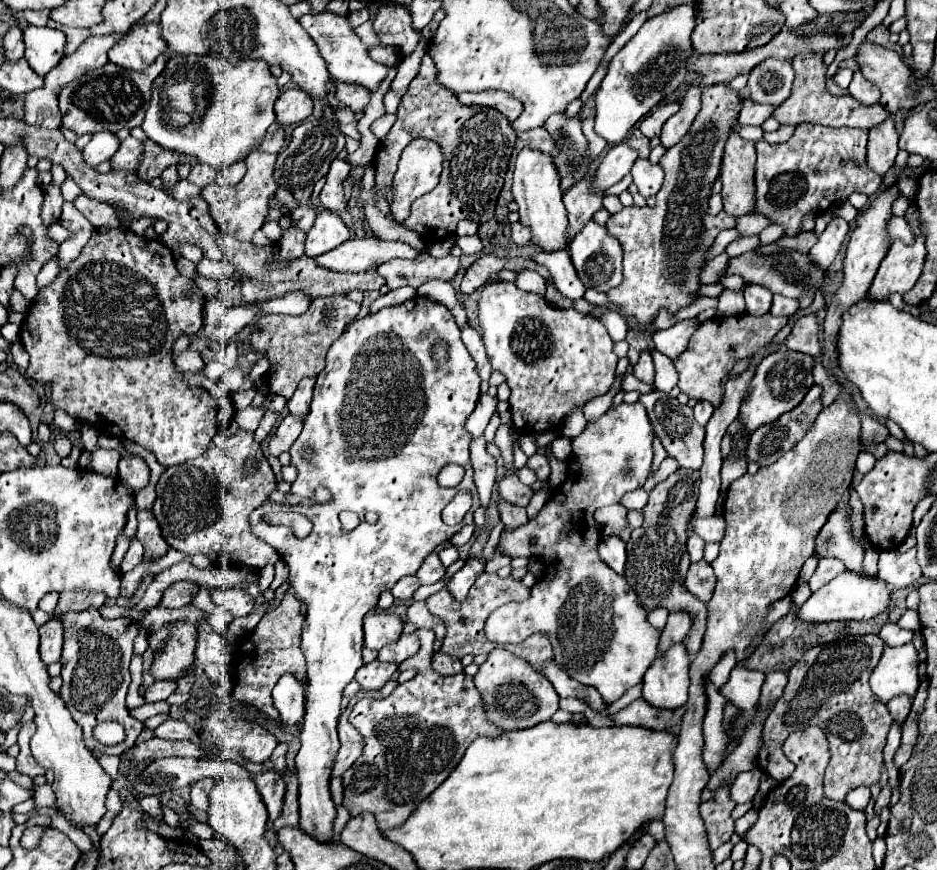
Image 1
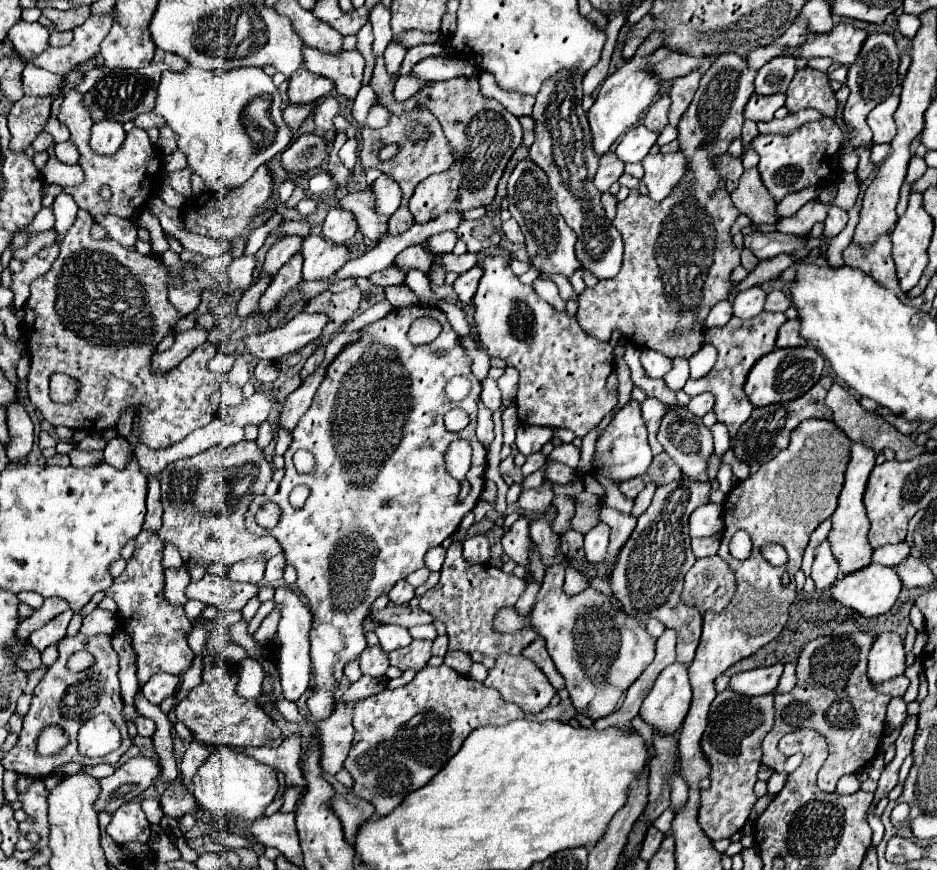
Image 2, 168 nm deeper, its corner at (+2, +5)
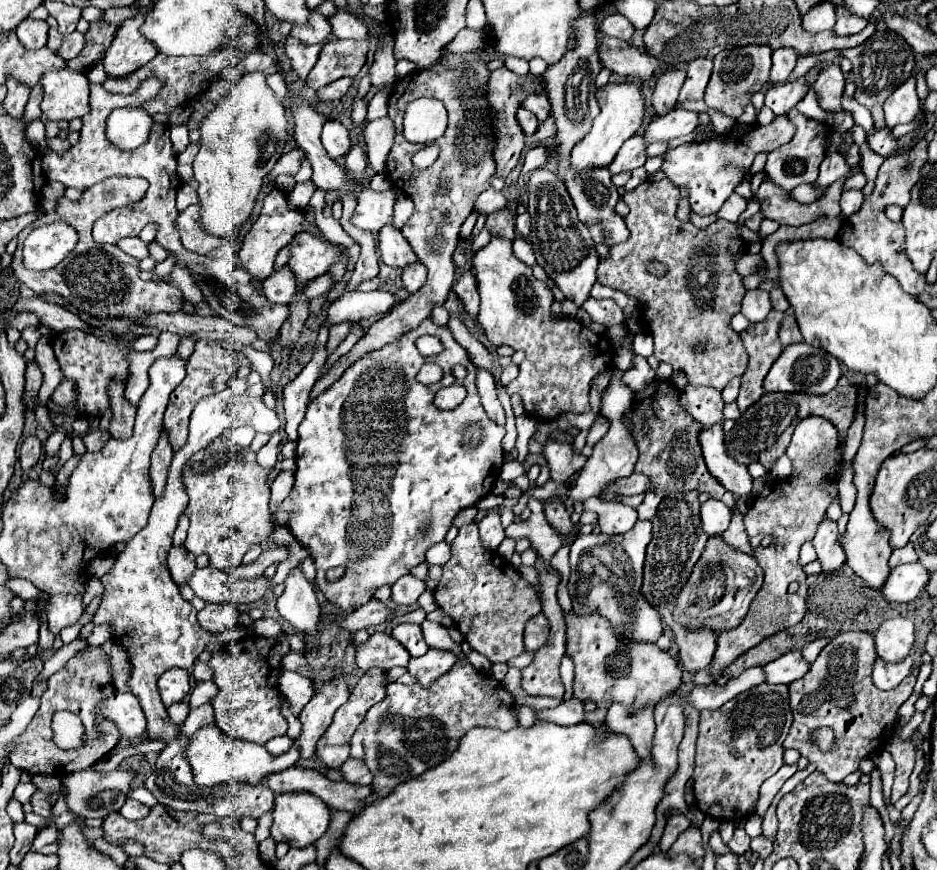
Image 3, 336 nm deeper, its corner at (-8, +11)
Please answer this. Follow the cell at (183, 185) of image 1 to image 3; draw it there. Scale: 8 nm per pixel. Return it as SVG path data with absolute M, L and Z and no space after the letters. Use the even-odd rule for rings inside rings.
M184 184L184 186L178 190L178 198L176 198L176 208L178 208L178 212L182 212L186 206L196 204L196 202L198 202L196 188L190 186L190 184Z

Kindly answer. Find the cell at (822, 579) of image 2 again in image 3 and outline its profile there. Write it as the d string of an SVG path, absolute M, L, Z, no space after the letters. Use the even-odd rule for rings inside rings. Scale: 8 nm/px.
M824 518L820 522L812 544L818 552L818 560L820 560L824 572L832 572L846 562L846 554L838 544L838 528L836 528L834 520Z

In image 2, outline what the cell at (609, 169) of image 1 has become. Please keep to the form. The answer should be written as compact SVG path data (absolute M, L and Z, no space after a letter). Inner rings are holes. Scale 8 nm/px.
M638 124L638 126L630 128L624 134L624 138L620 140L620 144L618 144L618 148L616 148L614 154L622 162L626 162L626 164L628 162L640 162L648 154L648 150L656 142L656 138L658 138L656 132L652 132L652 130L644 128L642 124Z

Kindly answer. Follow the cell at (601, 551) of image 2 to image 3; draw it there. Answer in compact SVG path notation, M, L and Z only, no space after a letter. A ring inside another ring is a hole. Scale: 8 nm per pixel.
M588 498L584 506L598 514L598 526L602 528L604 534L628 532L638 520L636 510L622 502L606 502L600 498Z

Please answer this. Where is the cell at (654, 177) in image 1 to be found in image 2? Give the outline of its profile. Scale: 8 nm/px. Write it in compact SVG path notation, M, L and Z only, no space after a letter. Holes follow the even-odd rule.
M648 154L642 160L644 166L644 178L642 182L648 188L648 196L656 202L664 200L668 192L678 184L678 180L684 176L686 158L684 154Z

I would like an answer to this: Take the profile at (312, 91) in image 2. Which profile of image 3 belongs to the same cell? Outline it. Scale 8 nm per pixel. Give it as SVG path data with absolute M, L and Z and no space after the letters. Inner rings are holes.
M332 38L320 52L318 62L308 74L306 84L314 90L340 80L344 76L356 78L368 56L368 40L338 40Z

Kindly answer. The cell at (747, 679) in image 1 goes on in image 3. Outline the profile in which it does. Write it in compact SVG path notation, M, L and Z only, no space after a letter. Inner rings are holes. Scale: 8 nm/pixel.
M798 650L788 652L782 658L764 666L768 684L790 684L790 682L802 678L808 670L810 670L810 664L804 660L802 652L798 652Z

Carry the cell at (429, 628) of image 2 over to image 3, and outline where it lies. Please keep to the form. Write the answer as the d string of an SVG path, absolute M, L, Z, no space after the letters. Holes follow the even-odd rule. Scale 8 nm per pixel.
M424 620L424 622L422 622L422 632L424 632L426 644L428 644L430 648L448 650L448 652L454 652L456 656L462 652L462 650L460 650L460 644L456 644L456 642L450 638L448 628L444 628L442 624L438 624L438 622L430 622L430 620Z

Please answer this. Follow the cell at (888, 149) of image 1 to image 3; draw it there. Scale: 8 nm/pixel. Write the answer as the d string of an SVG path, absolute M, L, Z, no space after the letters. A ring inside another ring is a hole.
M910 76L884 102L886 126L894 128L896 124L912 122L912 120L916 120L918 112L920 112L920 98L916 94L916 78Z

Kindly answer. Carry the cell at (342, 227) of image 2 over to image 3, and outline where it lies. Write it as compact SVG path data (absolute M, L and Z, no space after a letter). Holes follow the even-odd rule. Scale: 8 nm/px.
M366 188L358 196L358 206L352 216L352 224L362 230L370 230L370 232L378 234L384 226L392 224L392 220L394 220L396 196L398 196L396 188L382 190L382 192Z

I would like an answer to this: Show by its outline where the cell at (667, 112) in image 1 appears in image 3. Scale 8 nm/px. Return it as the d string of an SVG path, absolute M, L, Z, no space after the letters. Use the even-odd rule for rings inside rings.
M678 68L664 70L656 78L656 86L654 86L654 94L652 94L652 104L654 104L654 108L656 108L656 112L660 116L676 106L678 92L682 88L684 78L686 78L686 72L678 70Z

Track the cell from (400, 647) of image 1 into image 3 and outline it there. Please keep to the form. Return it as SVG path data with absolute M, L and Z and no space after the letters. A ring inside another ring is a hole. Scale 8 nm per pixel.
M428 650L424 656L420 658L410 658L410 664L408 664L408 672L412 676L418 678L418 682L426 688L432 686L434 680L440 678L440 674L446 674L454 662L458 658L452 654L452 652L446 652L446 650Z

